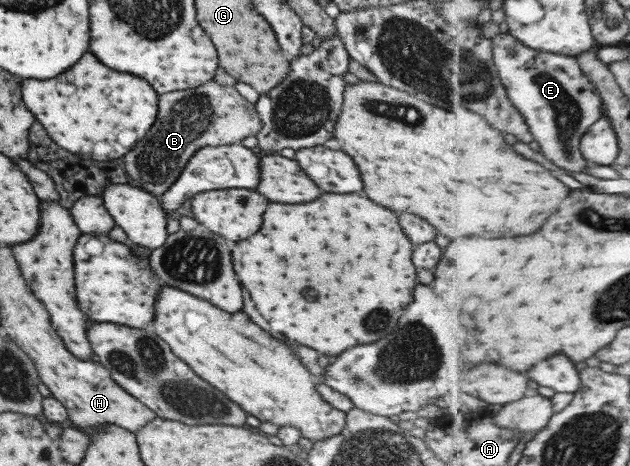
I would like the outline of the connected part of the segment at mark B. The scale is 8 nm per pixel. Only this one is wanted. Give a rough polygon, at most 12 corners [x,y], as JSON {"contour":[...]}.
{"contour":[[211,79],[158,96],[159,116],[125,172],[162,195],[200,148],[263,126]]}

